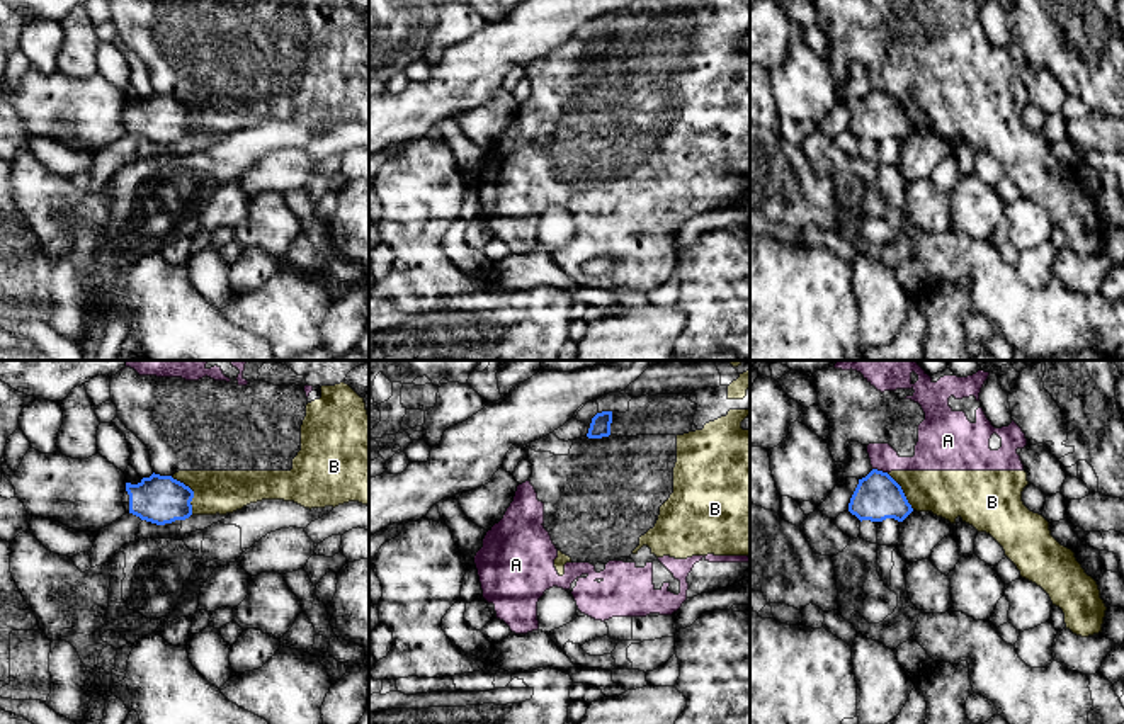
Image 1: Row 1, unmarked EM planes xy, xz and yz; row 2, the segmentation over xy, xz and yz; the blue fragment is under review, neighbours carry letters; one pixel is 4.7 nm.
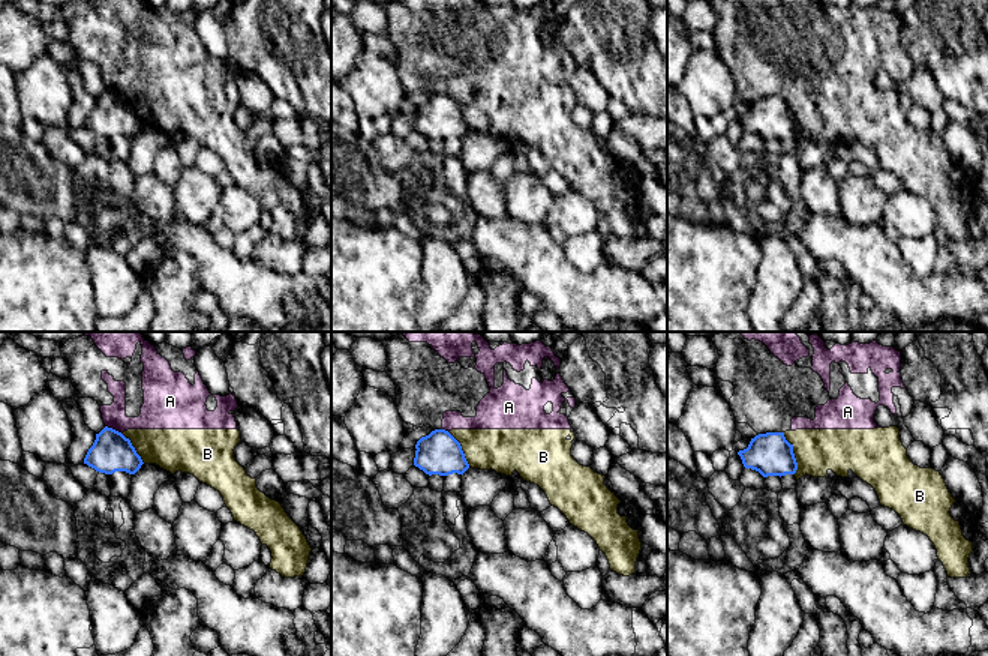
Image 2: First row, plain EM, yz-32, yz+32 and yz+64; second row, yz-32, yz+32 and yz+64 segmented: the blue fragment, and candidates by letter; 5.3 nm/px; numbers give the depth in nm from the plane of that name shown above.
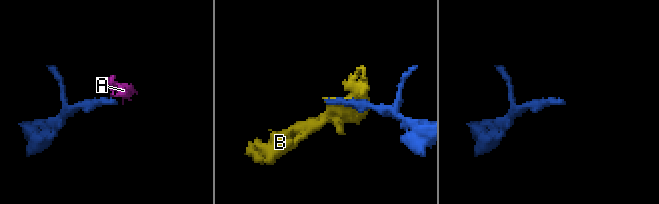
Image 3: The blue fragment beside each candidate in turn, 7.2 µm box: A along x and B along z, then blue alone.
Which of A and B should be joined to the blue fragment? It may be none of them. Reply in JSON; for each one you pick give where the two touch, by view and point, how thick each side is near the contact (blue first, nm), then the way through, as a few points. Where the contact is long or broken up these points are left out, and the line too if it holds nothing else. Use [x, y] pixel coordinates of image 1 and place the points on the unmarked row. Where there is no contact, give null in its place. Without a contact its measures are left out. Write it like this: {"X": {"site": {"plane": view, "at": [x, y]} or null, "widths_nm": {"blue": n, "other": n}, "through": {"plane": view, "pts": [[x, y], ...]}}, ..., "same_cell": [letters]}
{"same_cell": []}

